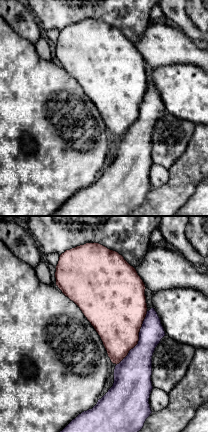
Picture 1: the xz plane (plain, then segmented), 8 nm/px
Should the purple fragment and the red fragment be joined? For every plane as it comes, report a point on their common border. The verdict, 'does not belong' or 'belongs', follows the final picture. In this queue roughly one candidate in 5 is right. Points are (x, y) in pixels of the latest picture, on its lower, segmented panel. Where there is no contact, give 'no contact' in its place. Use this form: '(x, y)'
(139, 338)

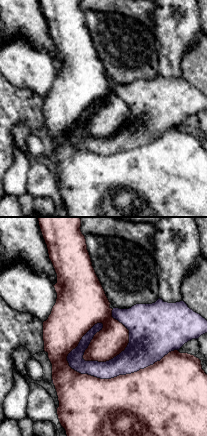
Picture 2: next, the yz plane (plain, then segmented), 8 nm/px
(120, 374)

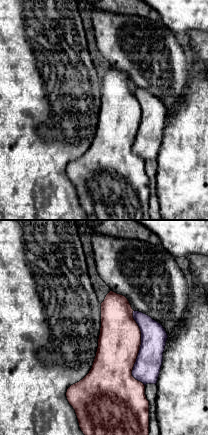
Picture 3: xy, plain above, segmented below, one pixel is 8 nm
(140, 349)

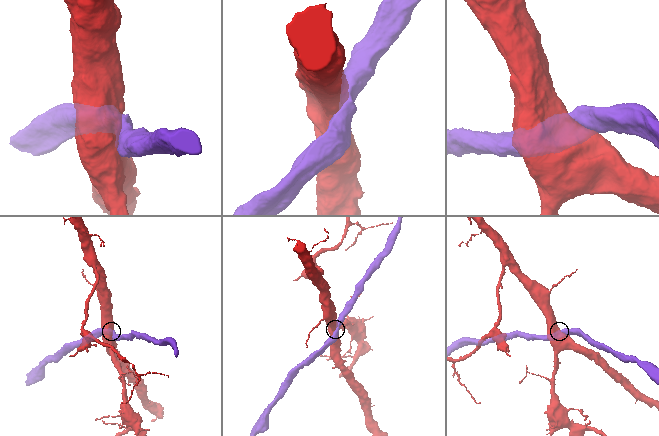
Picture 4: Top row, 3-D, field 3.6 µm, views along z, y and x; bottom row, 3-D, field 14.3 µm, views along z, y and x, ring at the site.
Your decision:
does not belong

